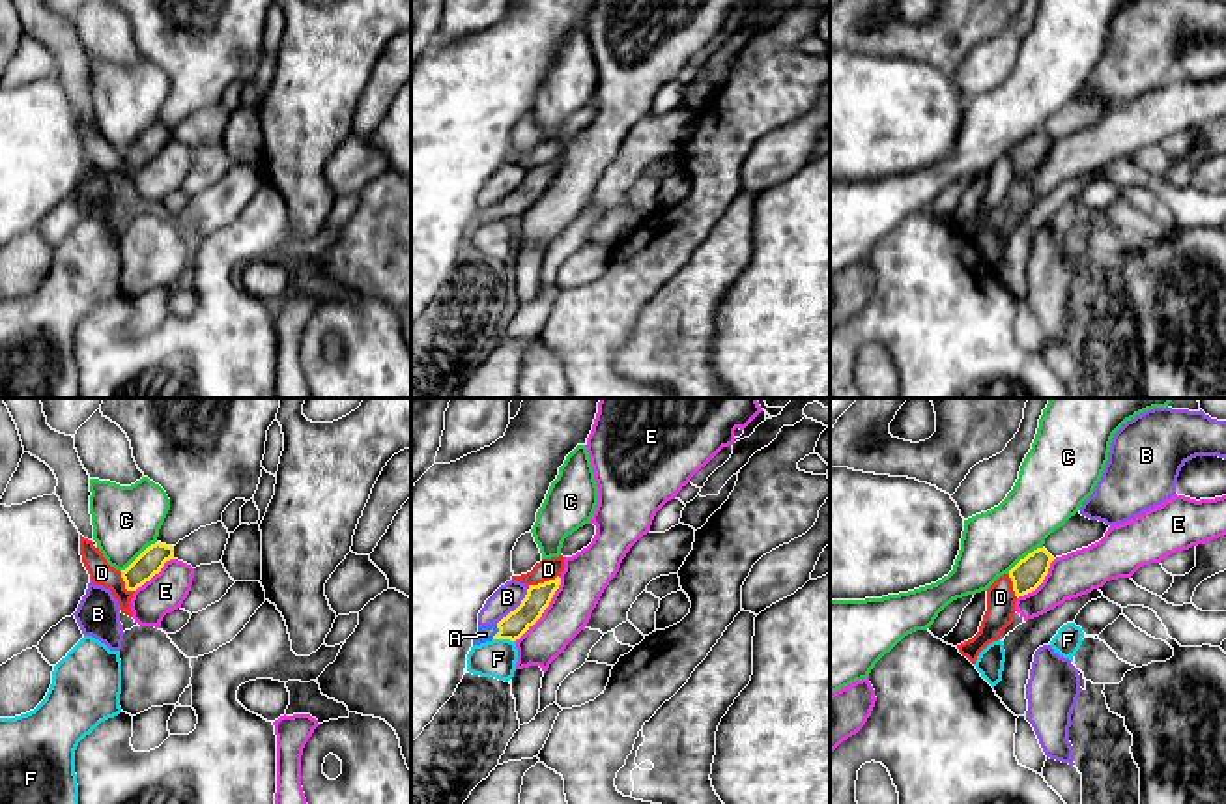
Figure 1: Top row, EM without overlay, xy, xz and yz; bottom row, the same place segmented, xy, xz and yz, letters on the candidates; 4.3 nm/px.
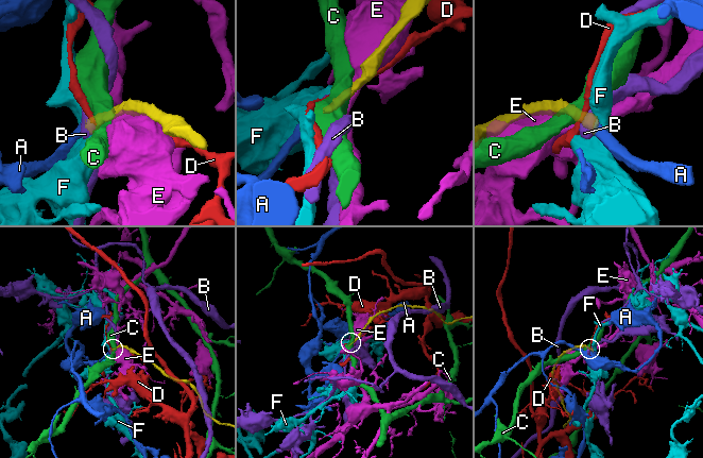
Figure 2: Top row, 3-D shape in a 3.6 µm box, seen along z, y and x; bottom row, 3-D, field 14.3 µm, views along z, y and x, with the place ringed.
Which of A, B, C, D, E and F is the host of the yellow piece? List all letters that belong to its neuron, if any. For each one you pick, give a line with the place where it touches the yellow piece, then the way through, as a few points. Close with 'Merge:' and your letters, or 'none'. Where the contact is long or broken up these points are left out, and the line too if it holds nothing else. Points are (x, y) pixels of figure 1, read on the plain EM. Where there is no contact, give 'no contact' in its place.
A: contact xz (499, 212); way xz (516, 204), (499, 212), (484, 215)
Merge: A

